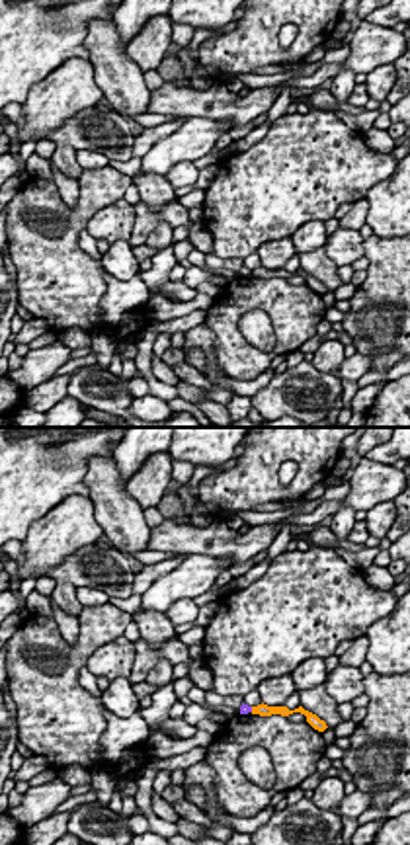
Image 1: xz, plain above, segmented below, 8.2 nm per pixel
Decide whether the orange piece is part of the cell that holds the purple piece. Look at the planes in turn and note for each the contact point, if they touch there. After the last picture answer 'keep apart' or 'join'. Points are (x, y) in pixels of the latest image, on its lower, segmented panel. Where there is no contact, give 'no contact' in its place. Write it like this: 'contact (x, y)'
contact (250, 709)

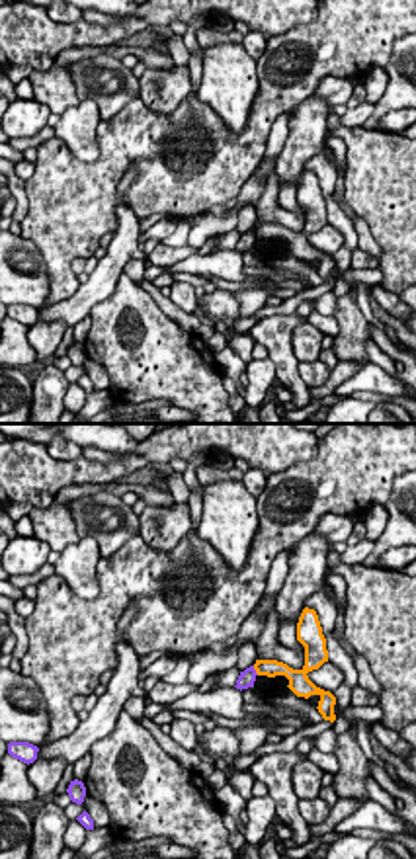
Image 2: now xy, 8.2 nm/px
contact (254, 670)

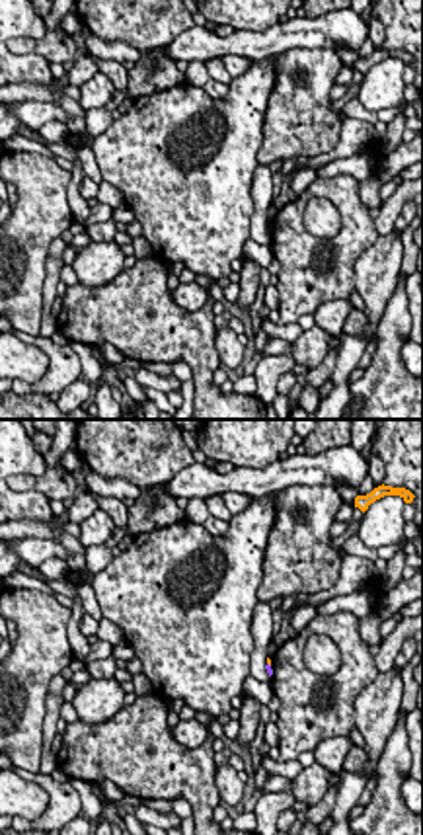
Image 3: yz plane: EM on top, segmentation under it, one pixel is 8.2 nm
no contact

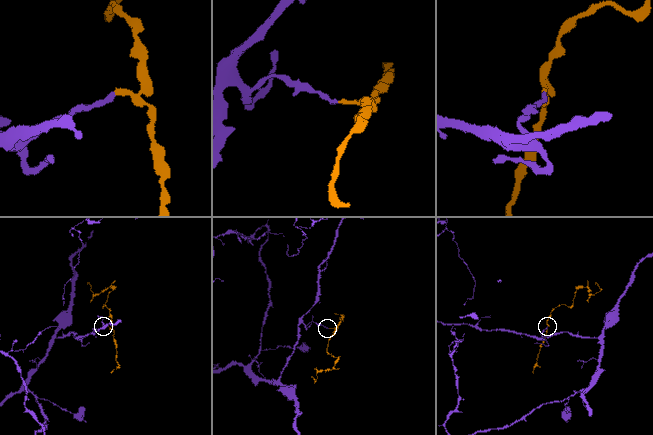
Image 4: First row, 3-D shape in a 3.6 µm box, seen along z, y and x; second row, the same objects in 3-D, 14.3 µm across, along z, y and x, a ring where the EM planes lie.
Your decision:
keep apart

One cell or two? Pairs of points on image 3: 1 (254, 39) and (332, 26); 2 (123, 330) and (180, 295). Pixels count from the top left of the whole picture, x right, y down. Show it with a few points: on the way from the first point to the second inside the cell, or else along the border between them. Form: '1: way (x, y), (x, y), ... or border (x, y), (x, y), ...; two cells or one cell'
1: way (273, 39), (312, 34); one cell
2: border (209, 293), (195, 311), (182, 309), (170, 295); two cells

